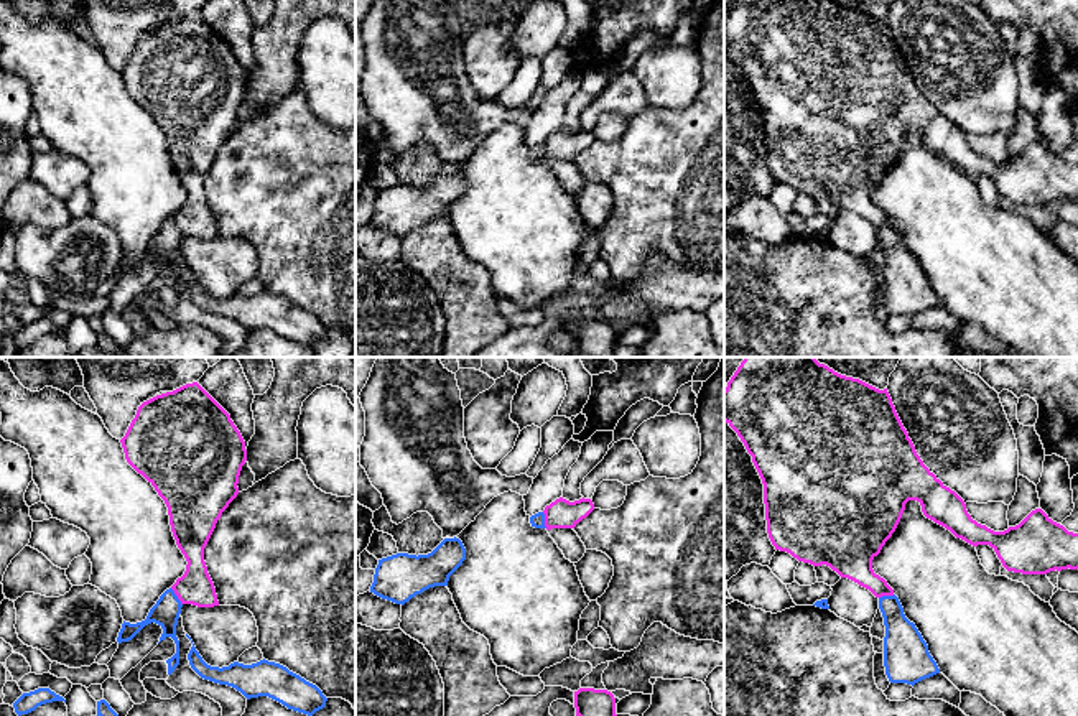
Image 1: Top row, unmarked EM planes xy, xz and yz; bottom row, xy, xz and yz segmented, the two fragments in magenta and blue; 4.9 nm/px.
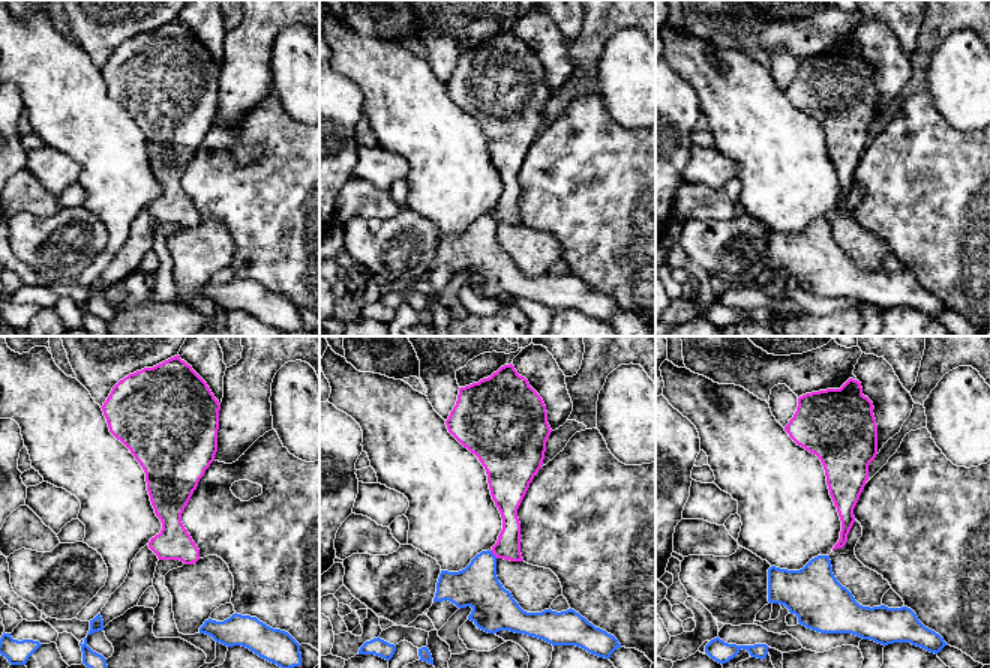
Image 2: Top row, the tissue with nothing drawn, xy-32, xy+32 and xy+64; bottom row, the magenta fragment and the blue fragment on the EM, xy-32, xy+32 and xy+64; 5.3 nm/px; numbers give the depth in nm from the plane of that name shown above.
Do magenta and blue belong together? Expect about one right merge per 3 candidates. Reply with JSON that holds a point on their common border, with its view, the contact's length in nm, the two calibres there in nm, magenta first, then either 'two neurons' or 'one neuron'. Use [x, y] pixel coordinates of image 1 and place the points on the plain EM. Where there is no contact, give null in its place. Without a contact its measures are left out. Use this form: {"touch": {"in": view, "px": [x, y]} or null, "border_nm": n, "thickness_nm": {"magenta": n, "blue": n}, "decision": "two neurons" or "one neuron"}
{"touch": {"in": "xy", "px": [176, 226]}, "border_nm": 110, "thickness_nm": {"magenta": 170, "blue": 140}, "decision": "two neurons"}

